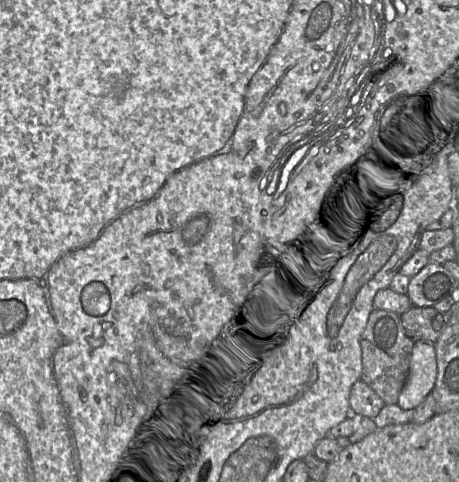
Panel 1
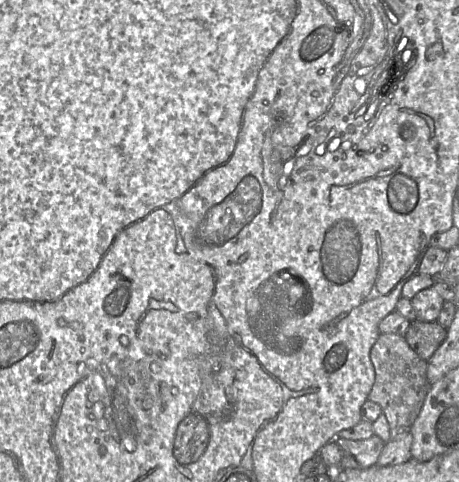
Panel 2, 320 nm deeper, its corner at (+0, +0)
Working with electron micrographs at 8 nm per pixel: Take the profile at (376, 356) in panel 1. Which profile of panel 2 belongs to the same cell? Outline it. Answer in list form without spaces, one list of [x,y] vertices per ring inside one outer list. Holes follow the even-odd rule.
[[[380,333],[370,350],[370,359],[375,371],[375,381],[368,400],[381,407],[388,421],[392,439],[410,430],[422,409],[430,387],[427,380],[427,361],[418,356],[403,336],[391,333]]]

